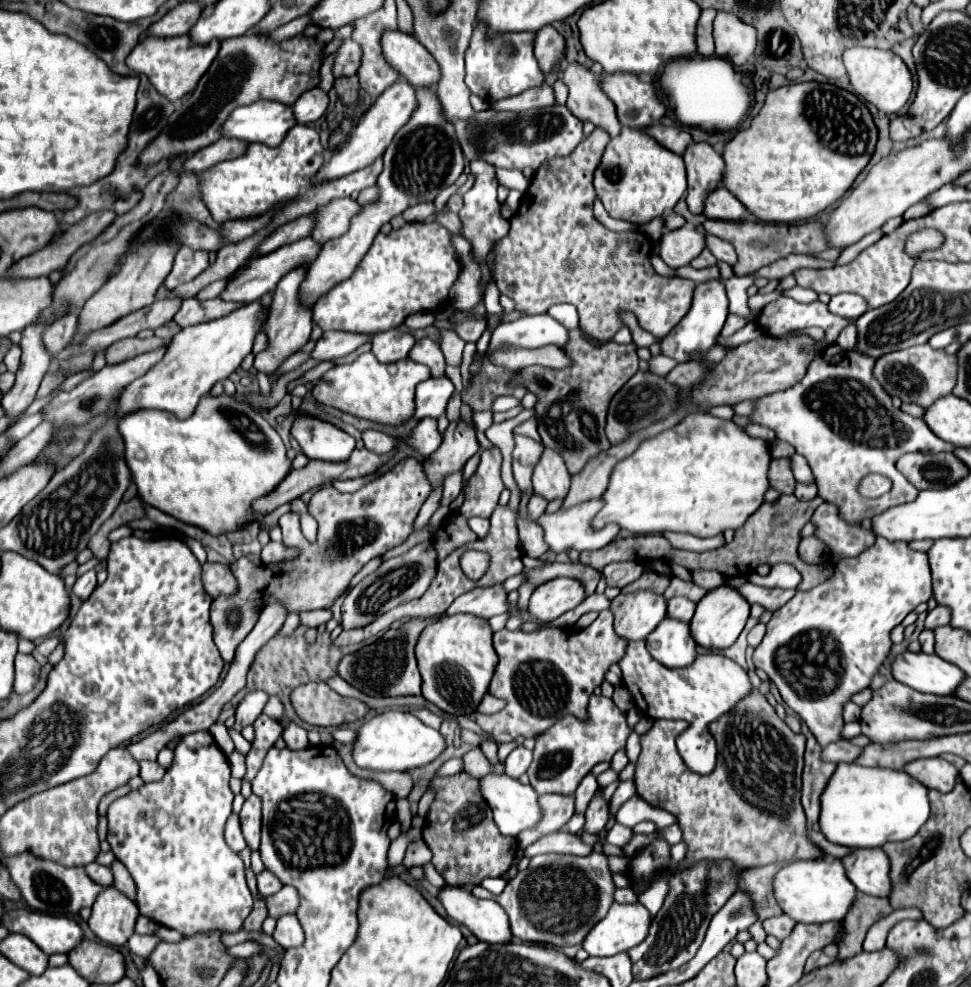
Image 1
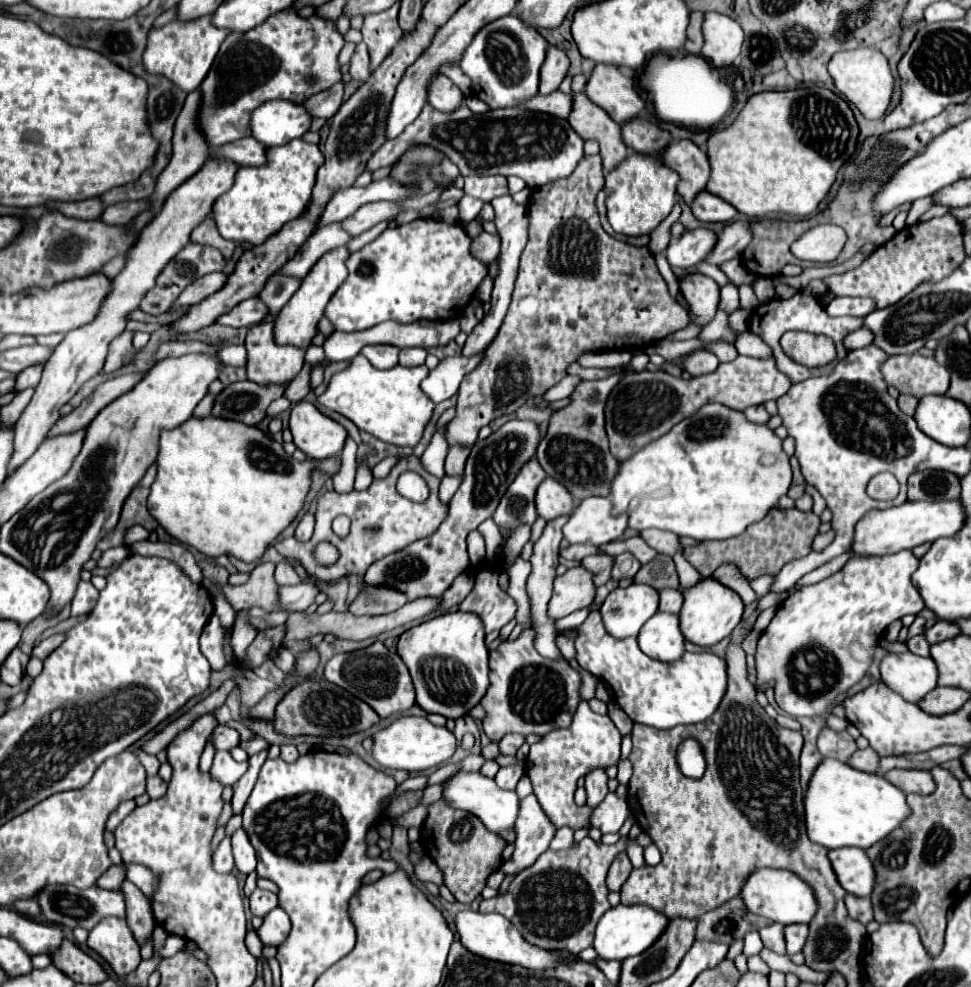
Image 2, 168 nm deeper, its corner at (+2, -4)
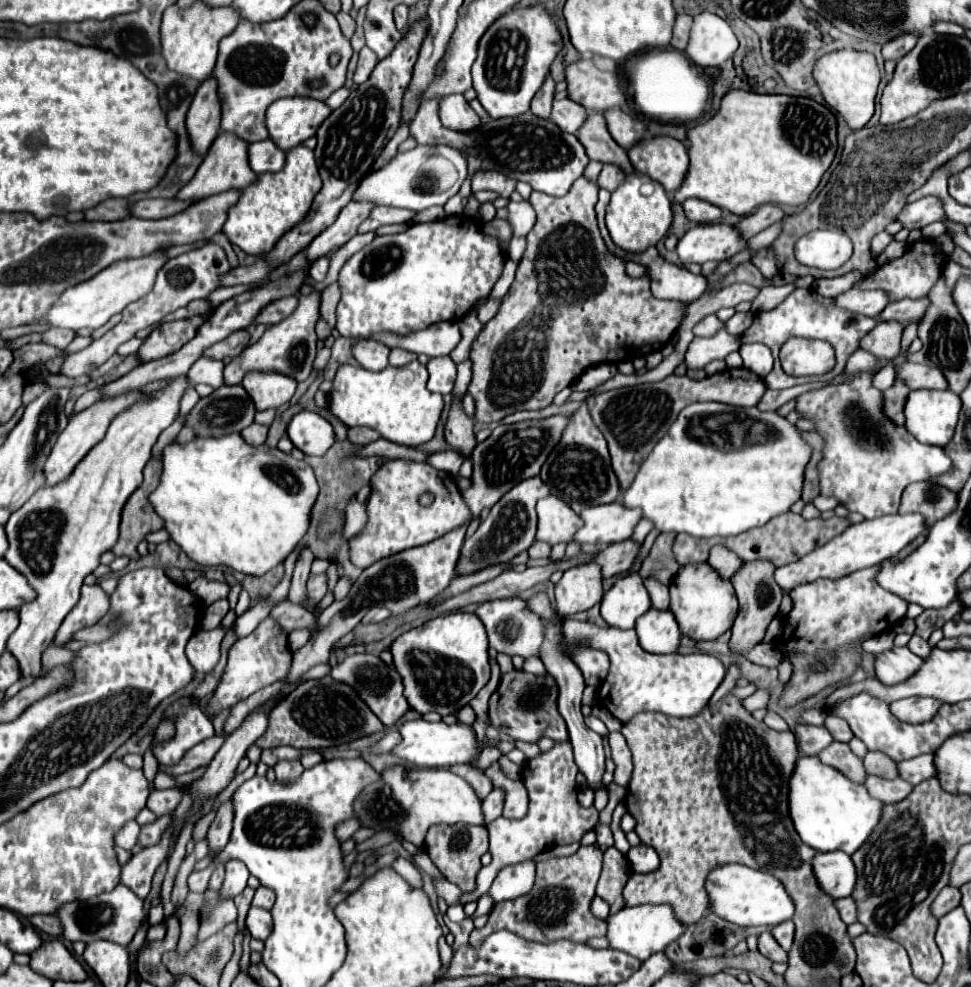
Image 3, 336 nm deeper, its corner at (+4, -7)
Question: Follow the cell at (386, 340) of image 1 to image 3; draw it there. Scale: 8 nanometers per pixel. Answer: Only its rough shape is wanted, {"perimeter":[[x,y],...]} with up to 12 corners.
{"perimeter":[[376,339],[352,345],[354,359],[368,371],[388,367],[390,349]]}

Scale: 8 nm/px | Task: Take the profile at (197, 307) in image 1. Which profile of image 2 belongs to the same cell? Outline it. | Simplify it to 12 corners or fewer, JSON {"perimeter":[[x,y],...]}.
{"perimeter":[[258,296],[236,304],[218,324],[242,328],[266,318],[268,308]]}

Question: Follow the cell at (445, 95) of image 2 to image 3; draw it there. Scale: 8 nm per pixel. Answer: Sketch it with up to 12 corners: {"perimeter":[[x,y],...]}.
{"perimeter":[[464,95],[440,101],[440,119],[454,131],[482,123]]}

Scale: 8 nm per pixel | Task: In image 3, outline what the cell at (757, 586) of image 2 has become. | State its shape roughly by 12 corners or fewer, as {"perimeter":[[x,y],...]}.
{"perimeter":[[922,515],[850,525],[824,547],[776,569],[792,591],[898,555],[926,531]]}

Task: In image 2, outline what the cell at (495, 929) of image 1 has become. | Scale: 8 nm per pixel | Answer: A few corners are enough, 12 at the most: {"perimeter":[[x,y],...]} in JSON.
{"perimeter":[[460,910],[456,930],[476,956],[526,968],[558,960],[498,912]]}

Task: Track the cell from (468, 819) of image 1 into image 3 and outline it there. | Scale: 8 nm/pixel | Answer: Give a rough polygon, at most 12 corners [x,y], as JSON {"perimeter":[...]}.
{"perimeter":[[434,825],[424,849],[440,873],[474,891],[488,851],[482,825]]}

